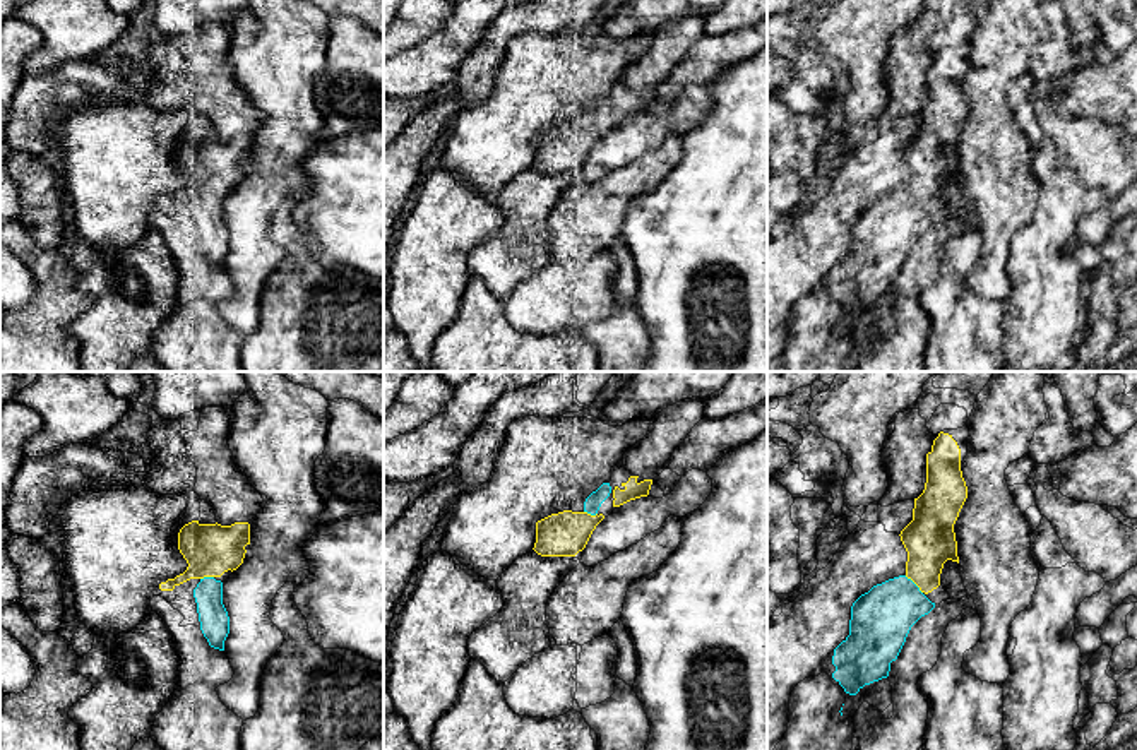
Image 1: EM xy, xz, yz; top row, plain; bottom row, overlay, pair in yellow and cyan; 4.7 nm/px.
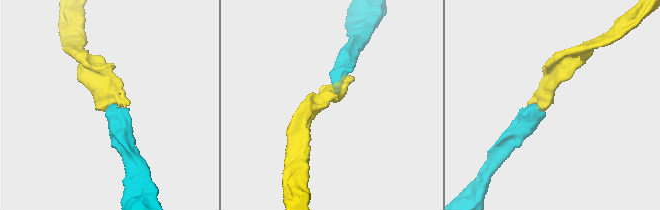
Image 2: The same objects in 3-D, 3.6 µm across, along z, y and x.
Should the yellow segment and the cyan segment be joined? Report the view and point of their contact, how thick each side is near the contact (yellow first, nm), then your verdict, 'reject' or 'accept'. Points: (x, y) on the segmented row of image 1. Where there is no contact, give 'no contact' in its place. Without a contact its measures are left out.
meets yellow in yz at (915, 583); 240 nm thick on the yellow side, 280 nm on the other; accept

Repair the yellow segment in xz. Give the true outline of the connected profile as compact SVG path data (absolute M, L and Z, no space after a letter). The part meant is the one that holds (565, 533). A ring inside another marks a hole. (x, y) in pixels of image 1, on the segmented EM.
M603 483L586 498L582 512L563 510L538 521L533 550L541 557L575 557L604 519L598 510L610 493L610 483Z

